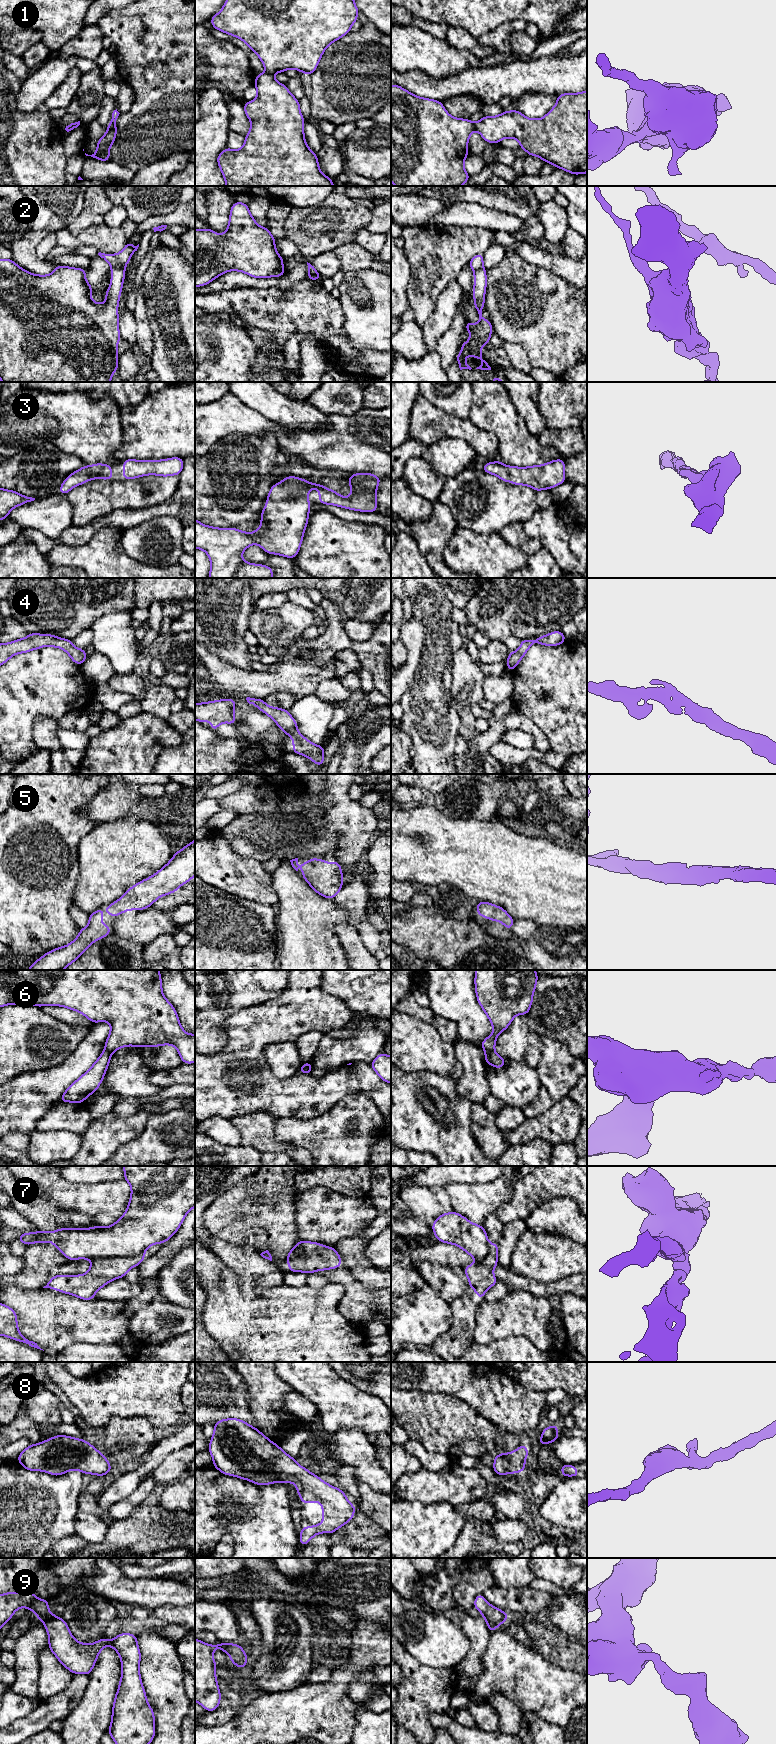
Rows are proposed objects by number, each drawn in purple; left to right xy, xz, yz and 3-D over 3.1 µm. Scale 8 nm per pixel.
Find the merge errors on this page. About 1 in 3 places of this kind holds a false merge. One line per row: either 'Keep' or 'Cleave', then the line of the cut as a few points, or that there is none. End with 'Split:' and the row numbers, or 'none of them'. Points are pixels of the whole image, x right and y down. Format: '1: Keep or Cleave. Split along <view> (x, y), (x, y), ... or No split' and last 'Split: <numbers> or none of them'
1: Cleave. Split along xz (266, 71), (272, 75)
2: Cleave. Split along xy (111, 267), (124, 268)
3: Keep. No split
4: Keep. No split
5: Keep. No split
6: Cleave. Split along yz (493, 1049), (485, 1051)
7: Cleave. Split along xy (143, 1251), (135, 1255), (104, 1256), (91, 1260)
8: Keep. No split
9: Keep. No split
Split: 1, 2, 6, 7

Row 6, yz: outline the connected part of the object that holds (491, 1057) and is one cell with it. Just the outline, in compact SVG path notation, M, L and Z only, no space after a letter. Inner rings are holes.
M494 1050L485 1051L485 1062L495 1068L505 1067L505 1059L499 1056Z

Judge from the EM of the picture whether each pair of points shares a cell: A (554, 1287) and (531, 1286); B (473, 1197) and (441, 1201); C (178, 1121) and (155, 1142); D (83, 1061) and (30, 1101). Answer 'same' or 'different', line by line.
A: same
B: different
C: same
D: same

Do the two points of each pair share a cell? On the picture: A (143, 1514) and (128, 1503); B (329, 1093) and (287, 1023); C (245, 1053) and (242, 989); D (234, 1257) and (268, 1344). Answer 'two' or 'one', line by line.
A: two
B: one
C: two
D: two

